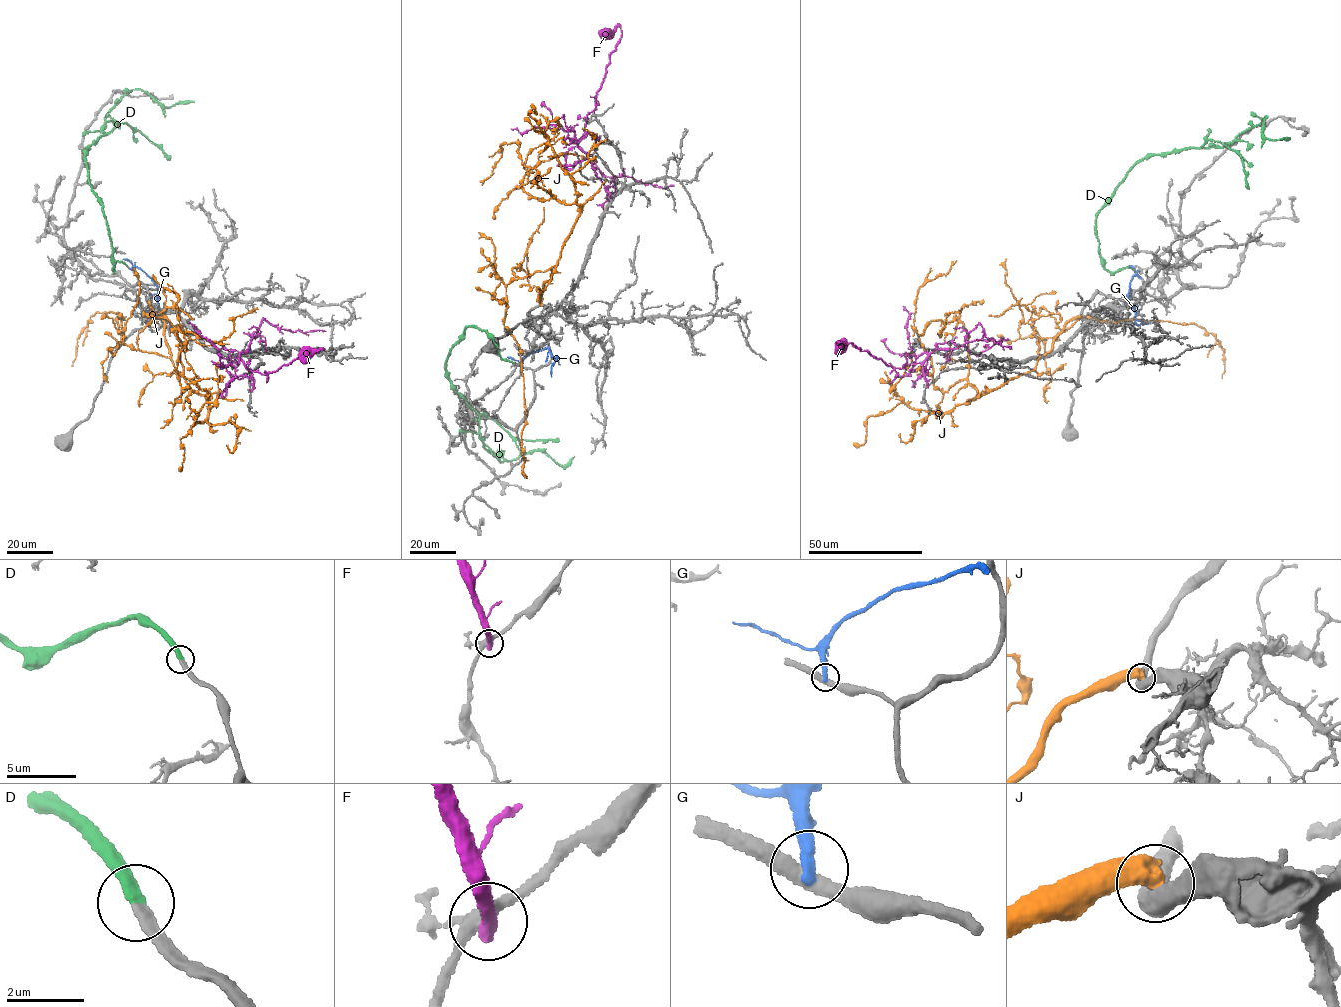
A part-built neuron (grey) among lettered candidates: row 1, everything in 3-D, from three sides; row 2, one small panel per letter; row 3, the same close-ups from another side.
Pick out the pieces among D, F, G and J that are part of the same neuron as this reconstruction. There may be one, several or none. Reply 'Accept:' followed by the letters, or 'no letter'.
Accept: D

